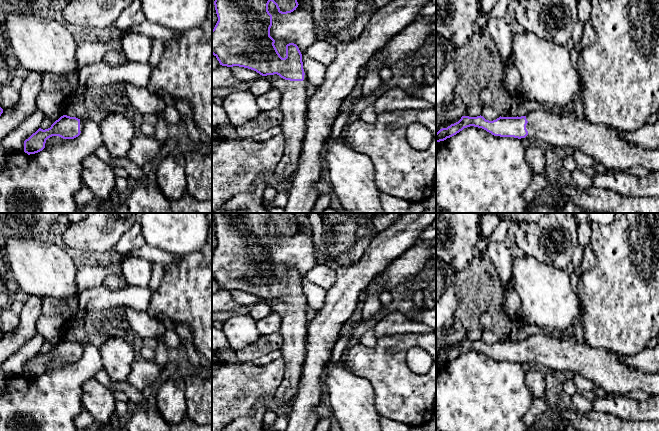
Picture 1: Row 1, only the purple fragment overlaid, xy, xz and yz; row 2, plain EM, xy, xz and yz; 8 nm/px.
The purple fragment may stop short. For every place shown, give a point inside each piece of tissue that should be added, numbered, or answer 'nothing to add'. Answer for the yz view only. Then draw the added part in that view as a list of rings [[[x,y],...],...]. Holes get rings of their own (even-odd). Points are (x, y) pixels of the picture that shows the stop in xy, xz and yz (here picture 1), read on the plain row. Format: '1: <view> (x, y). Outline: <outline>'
1: yz (560, 352). Outline: [[[542,332],[528,337],[526,343],[526,363],[534,362],[554,371],[575,372],[607,393],[642,390],[649,396],[659,396],[659,372],[645,373],[627,367],[616,353],[582,344],[570,332]]]

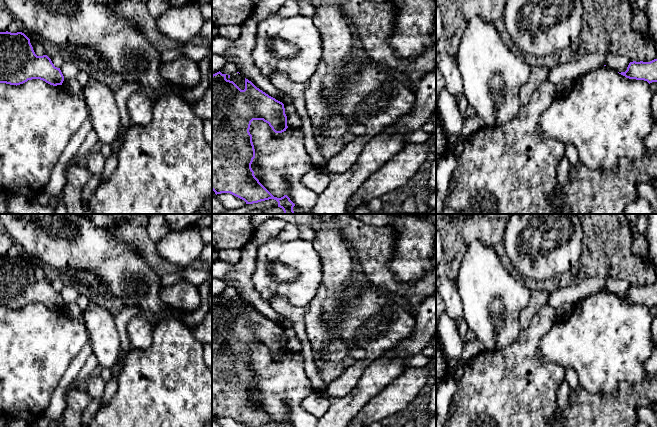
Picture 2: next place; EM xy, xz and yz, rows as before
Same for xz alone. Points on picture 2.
nothing to add

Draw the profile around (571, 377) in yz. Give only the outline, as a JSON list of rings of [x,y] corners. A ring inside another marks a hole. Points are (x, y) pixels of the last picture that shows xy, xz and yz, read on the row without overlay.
[[[571,368],[565,369],[565,380],[569,384],[571,392],[579,386],[577,373]]]

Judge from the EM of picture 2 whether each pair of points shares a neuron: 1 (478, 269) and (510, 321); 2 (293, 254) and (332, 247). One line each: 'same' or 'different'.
1: same
2: different

